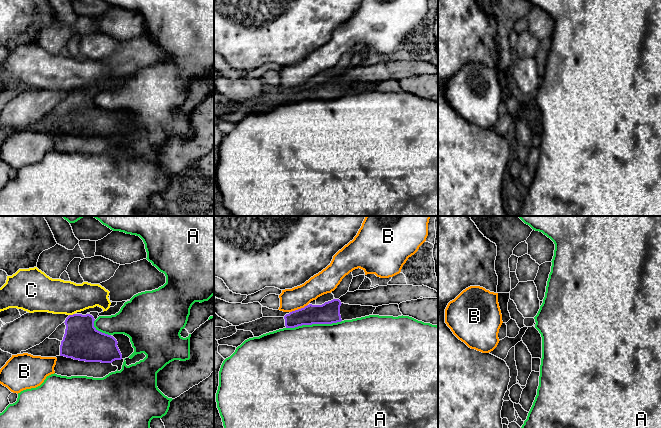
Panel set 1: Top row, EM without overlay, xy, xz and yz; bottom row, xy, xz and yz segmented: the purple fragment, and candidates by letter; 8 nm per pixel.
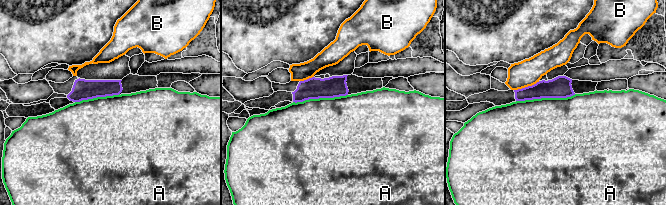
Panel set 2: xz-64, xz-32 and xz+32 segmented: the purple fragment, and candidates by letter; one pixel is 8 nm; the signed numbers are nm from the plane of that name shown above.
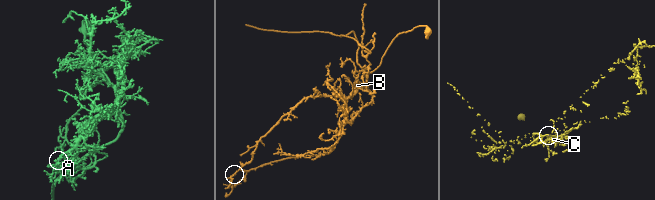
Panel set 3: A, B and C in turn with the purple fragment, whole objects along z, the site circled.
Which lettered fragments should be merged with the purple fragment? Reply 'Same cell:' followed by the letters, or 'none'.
Same cell: none

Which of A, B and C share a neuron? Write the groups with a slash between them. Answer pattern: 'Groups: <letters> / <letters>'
Groups: A / B / C

